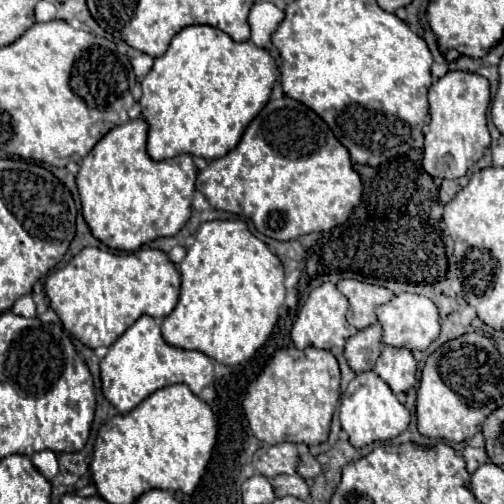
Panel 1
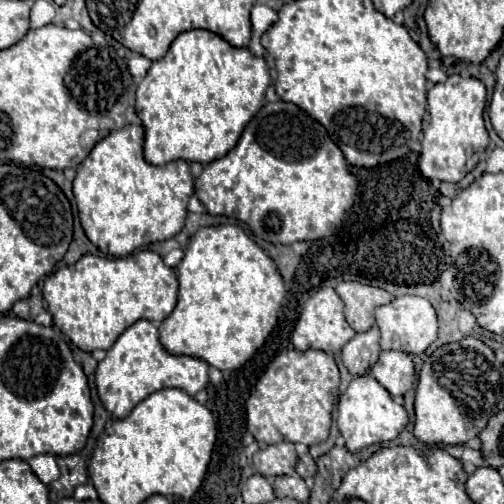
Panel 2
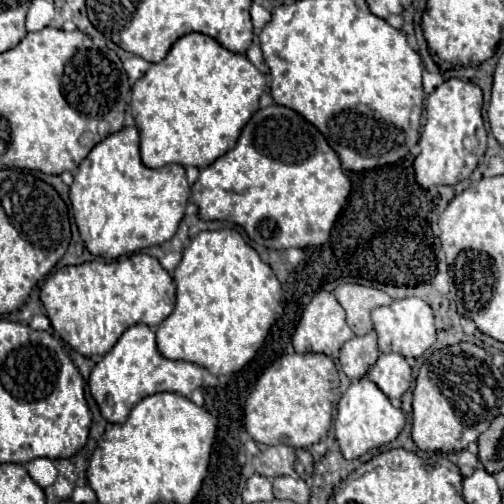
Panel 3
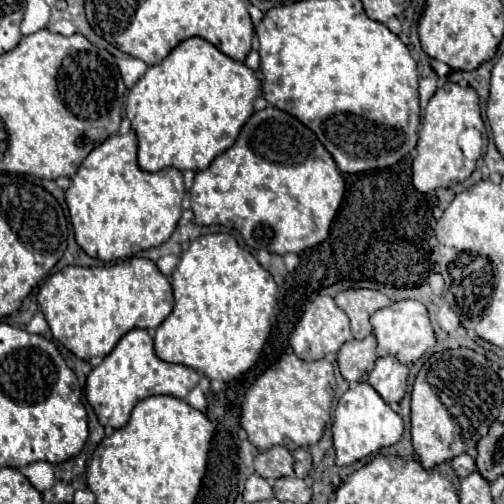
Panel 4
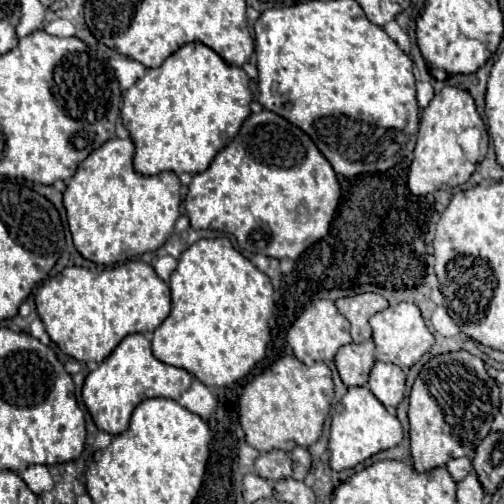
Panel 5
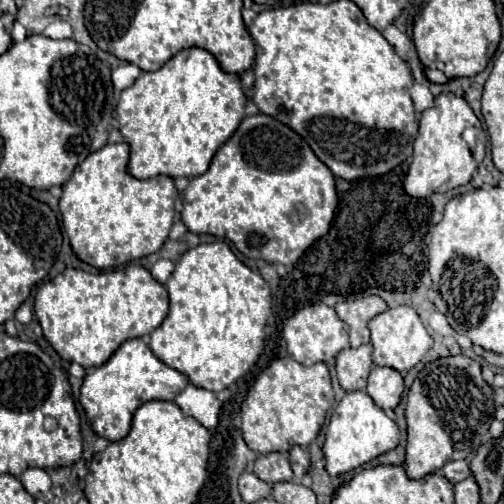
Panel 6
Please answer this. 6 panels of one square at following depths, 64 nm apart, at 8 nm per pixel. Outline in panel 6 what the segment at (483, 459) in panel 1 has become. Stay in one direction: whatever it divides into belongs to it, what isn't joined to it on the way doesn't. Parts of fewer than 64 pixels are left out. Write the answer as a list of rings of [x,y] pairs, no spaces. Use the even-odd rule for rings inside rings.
[[[456,460],[456,462],[448,462],[444,468],[442,468],[442,474],[452,482],[460,482],[464,478],[468,478],[472,472],[470,472],[470,466],[466,460]]]

